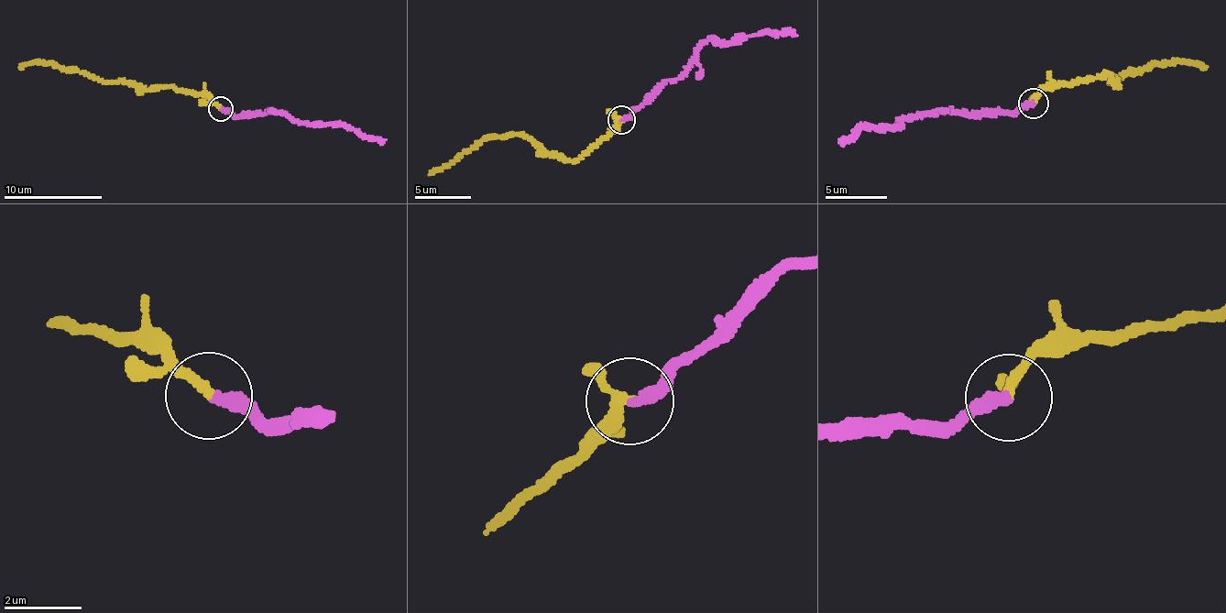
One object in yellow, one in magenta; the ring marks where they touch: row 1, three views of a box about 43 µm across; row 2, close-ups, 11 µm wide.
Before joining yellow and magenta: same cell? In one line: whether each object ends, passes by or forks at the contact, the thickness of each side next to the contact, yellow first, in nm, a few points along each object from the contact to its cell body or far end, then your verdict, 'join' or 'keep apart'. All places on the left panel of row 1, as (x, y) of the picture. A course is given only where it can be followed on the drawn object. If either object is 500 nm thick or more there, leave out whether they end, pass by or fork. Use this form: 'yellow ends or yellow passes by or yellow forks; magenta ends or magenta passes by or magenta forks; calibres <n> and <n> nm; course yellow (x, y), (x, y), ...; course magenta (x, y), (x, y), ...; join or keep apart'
yellow ends; magenta ends; calibres 240 and 280 nm; course yellow (220, 110), (202, 92), (142, 89), (38, 61), (18, 67); course magenta (220, 110), (231, 108), (235, 115), (273, 109), (286, 113), (301, 122), (345, 123), (372, 138), (386, 139); join

